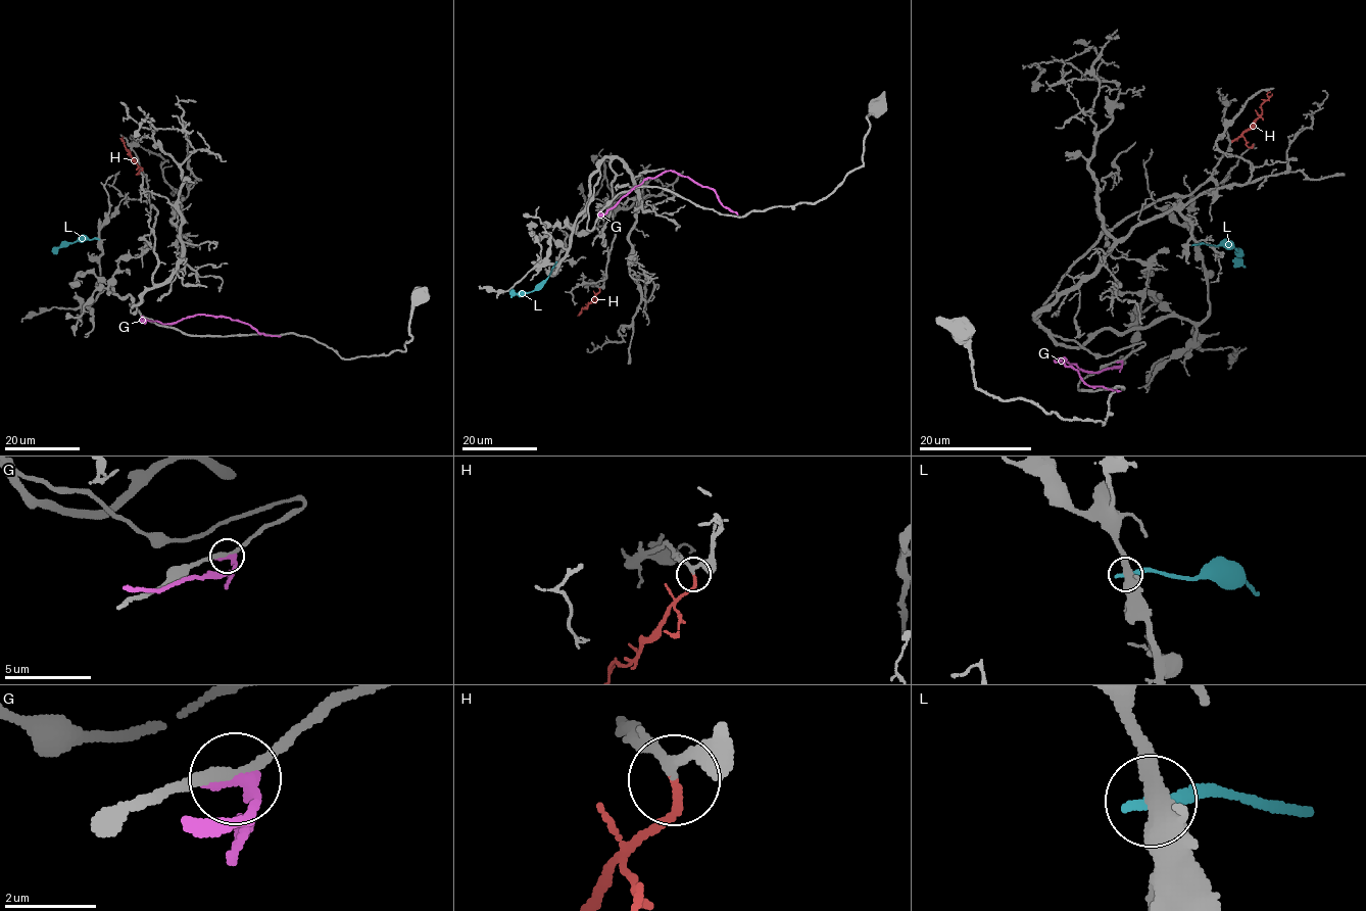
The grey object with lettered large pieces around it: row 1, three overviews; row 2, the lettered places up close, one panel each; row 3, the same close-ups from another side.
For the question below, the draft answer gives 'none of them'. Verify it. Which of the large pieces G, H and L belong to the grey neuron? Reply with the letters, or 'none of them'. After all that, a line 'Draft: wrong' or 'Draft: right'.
H
Draft: wrong

